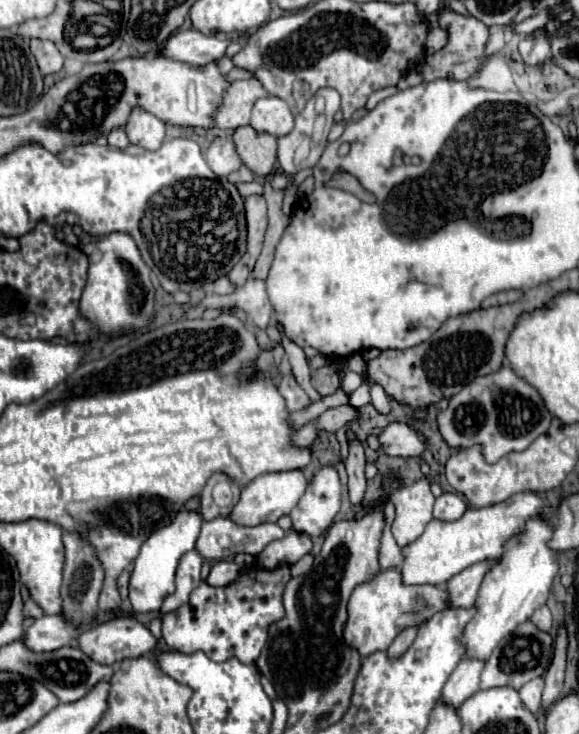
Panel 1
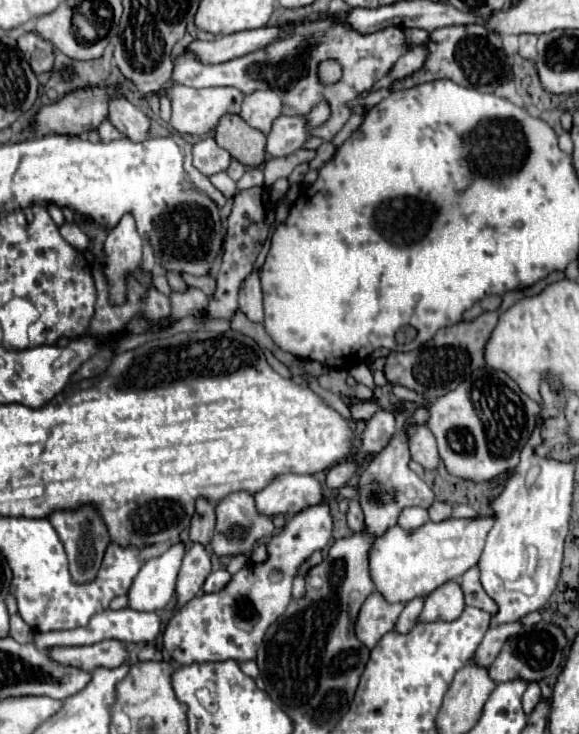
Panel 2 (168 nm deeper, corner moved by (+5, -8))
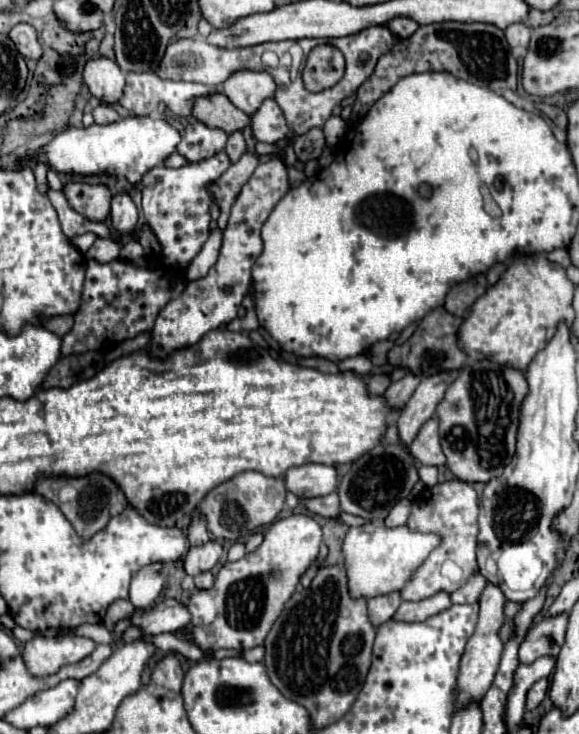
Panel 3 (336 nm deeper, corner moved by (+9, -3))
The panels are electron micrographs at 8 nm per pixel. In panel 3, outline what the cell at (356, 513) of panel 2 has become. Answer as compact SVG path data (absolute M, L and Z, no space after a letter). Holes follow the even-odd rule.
M365 524L361 528L349 528L343 540L343 556L347 566L347 586L351 590L351 598L369 600L401 590L437 544L437 534L411 532L407 526L387 528L383 524Z

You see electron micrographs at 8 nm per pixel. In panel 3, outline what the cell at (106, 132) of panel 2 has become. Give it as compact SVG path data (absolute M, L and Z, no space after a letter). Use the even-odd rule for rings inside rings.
M99 104L93 110L93 116L95 116L97 124L111 124L111 122L117 122L121 118L119 110L113 104Z

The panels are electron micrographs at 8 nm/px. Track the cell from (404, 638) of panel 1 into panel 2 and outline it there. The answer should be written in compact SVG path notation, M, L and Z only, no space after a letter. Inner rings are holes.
M417 597L413 601L409 601L403 609L403 613L399 615L397 619L397 625L395 625L395 631L399 631L401 635L405 635L407 631L411 631L415 627L415 623L419 621L419 615L421 615L421 609L423 609L423 599Z

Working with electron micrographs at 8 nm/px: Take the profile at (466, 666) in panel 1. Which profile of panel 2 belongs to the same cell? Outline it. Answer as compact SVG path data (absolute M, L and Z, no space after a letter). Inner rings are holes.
M507 623L507 625L499 625L499 627L489 627L487 635L483 637L483 641L479 643L473 659L479 659L479 663L483 663L483 667L489 667L495 659L495 655L501 651L505 639L509 635L515 635L521 629L521 623Z

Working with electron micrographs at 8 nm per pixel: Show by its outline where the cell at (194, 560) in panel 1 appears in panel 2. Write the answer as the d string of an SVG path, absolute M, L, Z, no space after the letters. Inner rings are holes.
M193 543L183 557L177 577L177 607L189 603L211 573L211 557L203 545Z

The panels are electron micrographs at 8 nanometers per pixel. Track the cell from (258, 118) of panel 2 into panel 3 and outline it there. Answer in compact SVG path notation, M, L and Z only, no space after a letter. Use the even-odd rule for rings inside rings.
M237 70L221 84L221 92L247 116L253 116L261 102L275 94L275 82L265 70Z

